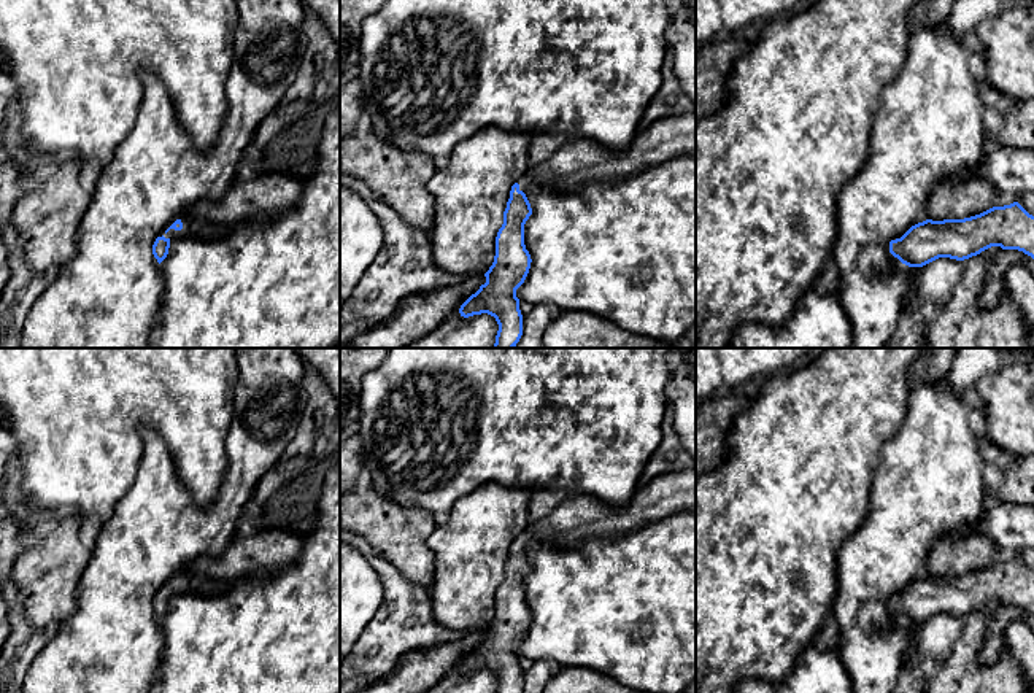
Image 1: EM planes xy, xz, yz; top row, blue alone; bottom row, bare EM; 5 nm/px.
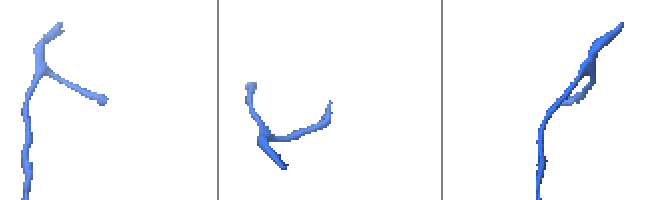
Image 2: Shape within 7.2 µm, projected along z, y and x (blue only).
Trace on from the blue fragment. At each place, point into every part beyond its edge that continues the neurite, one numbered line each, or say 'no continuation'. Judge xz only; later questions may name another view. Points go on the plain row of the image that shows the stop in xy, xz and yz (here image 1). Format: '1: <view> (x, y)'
1: xz (583, 517)

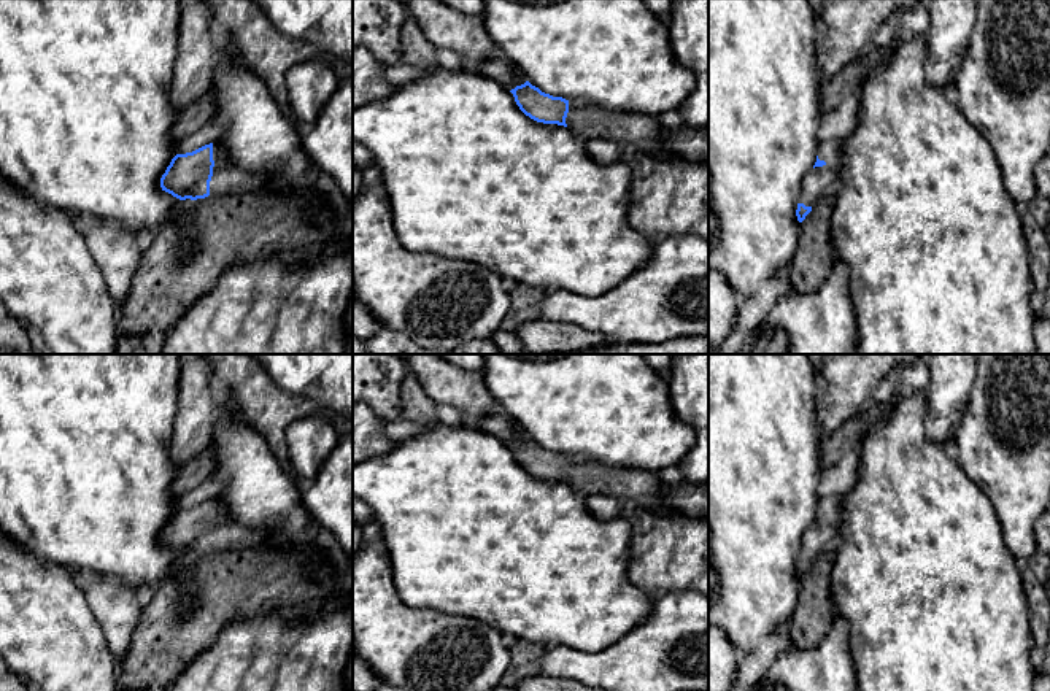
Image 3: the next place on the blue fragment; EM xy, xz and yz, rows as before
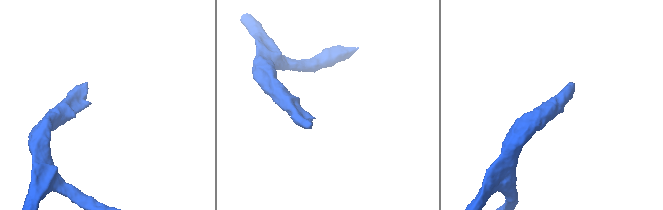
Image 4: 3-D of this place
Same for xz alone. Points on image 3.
1: xz (640, 486)

